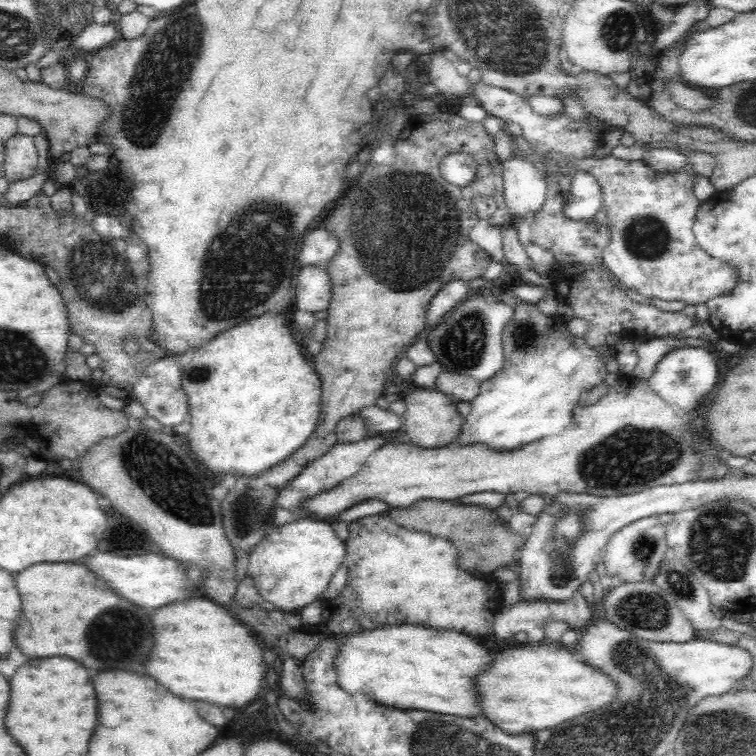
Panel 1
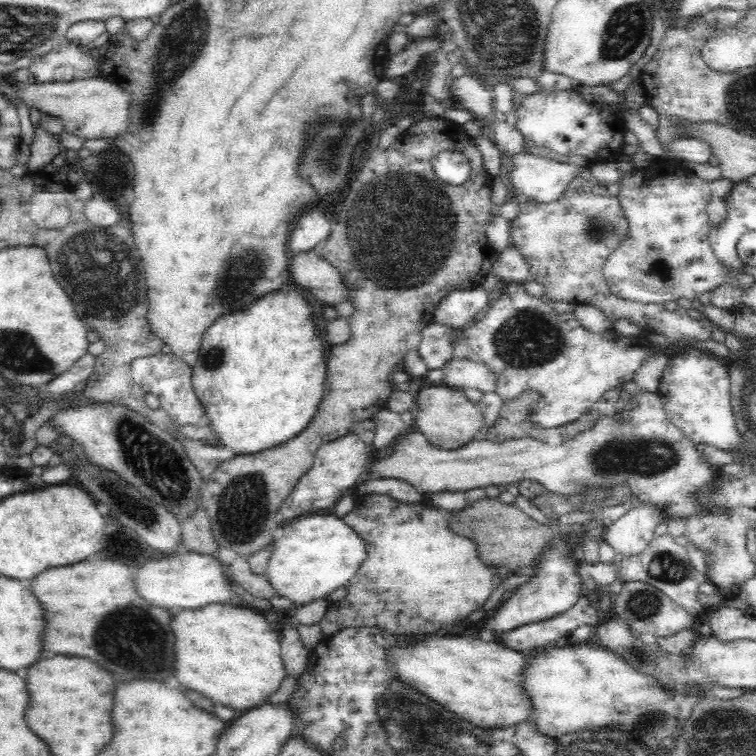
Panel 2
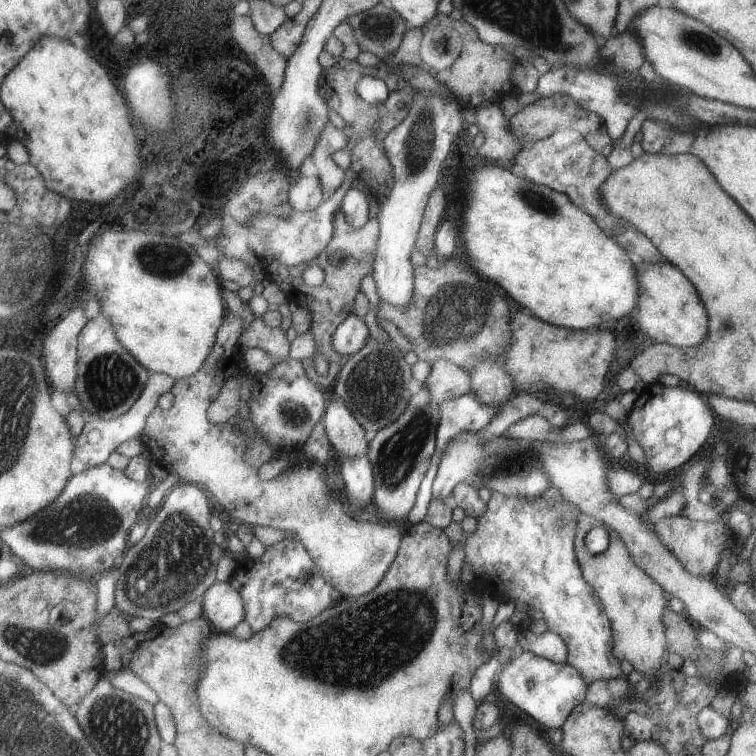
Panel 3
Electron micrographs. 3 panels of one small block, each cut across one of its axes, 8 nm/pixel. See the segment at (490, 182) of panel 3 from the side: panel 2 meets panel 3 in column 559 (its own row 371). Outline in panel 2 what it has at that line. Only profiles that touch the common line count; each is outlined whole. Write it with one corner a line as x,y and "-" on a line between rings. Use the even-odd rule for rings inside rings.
286,289
282,292
268,292
268,296
255,299
246,310
242,312
230,312
230,316
221,316
206,329
199,350
196,352
197,360
192,366
192,386
198,400
202,403
203,410
209,418
211,430
216,430
220,434
220,440
234,448
236,452
248,452
248,454
260,454
264,450
272,450
282,443
286,443
293,436
305,430
306,426
311,423
316,411
318,410
320,401
324,396
325,382
327,374
326,354
329,344
320,334
318,324
316,324
316,312
314,306
310,304
310,298
297,289

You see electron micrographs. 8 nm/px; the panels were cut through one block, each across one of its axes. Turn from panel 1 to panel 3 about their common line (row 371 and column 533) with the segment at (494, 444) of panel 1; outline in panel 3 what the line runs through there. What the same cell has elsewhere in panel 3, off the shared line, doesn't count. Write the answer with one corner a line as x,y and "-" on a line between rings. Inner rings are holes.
553,487
549,488
549,490
545,490
545,492
543,492
541,496
537,496
537,498
505,496
503,492
495,490
491,494
488,508
489,510
487,510
487,514
479,519
479,530
477,530
477,532
473,532
473,534
467,534
467,532
463,530
461,523
455,521
451,523
451,526
444,528
447,536
450,536
451,538
453,548
459,548
459,546
461,546
461,548
465,550
465,554
467,554
466,562
469,562
469,564
473,566
473,570
475,570
477,577
487,577
489,580
493,580
495,584
497,584
497,580
501,580
501,584
509,588
508,596
510,597
510,600
519,600
526,603
529,607
544,613
544,619
548,622
549,628
553,630
555,634
558,634
559,638
561,638
561,640
565,642
565,646
567,646
566,663
569,664
569,666
573,666
573,668
581,674
581,678
583,678
587,684
590,685
592,682
595,682
595,680
609,681
611,678
621,678
621,676
624,676
621,673
621,669
619,669
620,661
618,661
616,656
612,654
612,627
609,626
609,619
605,614
604,605
592,587
585,582
585,579
581,574
580,565
576,559
575,536
577,529
577,516
580,514
580,508
575,506
573,503
566,501
564,498
561,498
559,490
555,490

